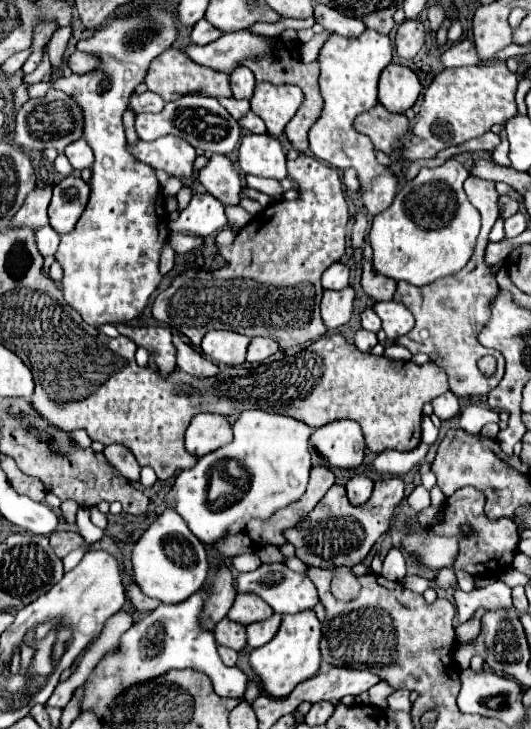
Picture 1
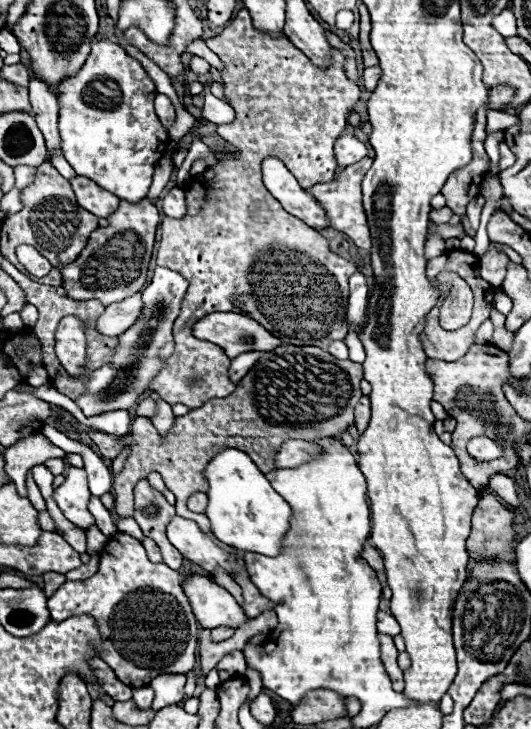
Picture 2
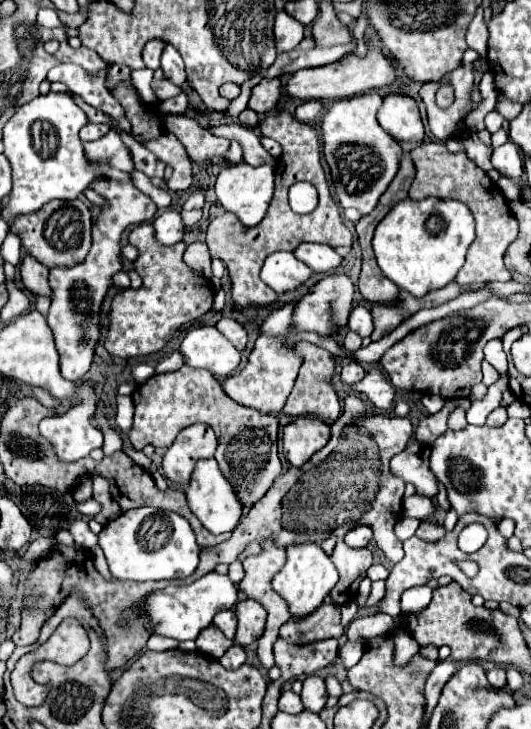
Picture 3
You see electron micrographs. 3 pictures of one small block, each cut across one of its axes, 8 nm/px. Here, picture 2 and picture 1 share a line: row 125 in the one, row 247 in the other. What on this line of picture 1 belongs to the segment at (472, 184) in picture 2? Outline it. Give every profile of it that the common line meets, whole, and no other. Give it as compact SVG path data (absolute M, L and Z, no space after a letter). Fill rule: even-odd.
M468 176L468 180L464 182L464 190L466 190L468 200L476 206L476 210L482 216L482 228L478 234L474 254L472 254L468 266L464 266L464 270L460 270L460 274L454 274L452 278L442 278L440 282L432 282L428 286L420 286L420 288L412 286L408 282L398 282L394 300L402 302L414 314L416 324L406 336L396 338L394 344L408 348L412 354L420 354L420 352L428 354L430 362L434 362L438 368L442 368L448 374L452 394L484 396L504 376L502 354L492 352L492 350L480 346L480 342L478 342L478 334L482 332L482 328L488 324L488 320L492 316L490 306L500 292L496 274L492 272L492 266L488 266L484 260L488 234L500 212L498 212L498 192L494 188L494 182L488 182L488 180L482 180L476 176ZM486 354L494 354L498 360L498 370L490 378L486 378L482 372L476 372L476 362Z

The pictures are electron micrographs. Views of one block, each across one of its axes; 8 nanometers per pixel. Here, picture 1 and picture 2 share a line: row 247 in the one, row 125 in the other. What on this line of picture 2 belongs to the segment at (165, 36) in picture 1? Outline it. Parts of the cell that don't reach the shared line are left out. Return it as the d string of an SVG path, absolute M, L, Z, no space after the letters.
M110 40L92 42L92 52L86 64L76 76L70 76L60 84L58 98L60 102L58 128L62 136L62 152L78 176L94 180L104 190L128 202L140 202L146 198L156 162L162 158L168 144L168 132L154 112L156 92L158 92L156 84L142 68L142 64L128 56L118 44Z

